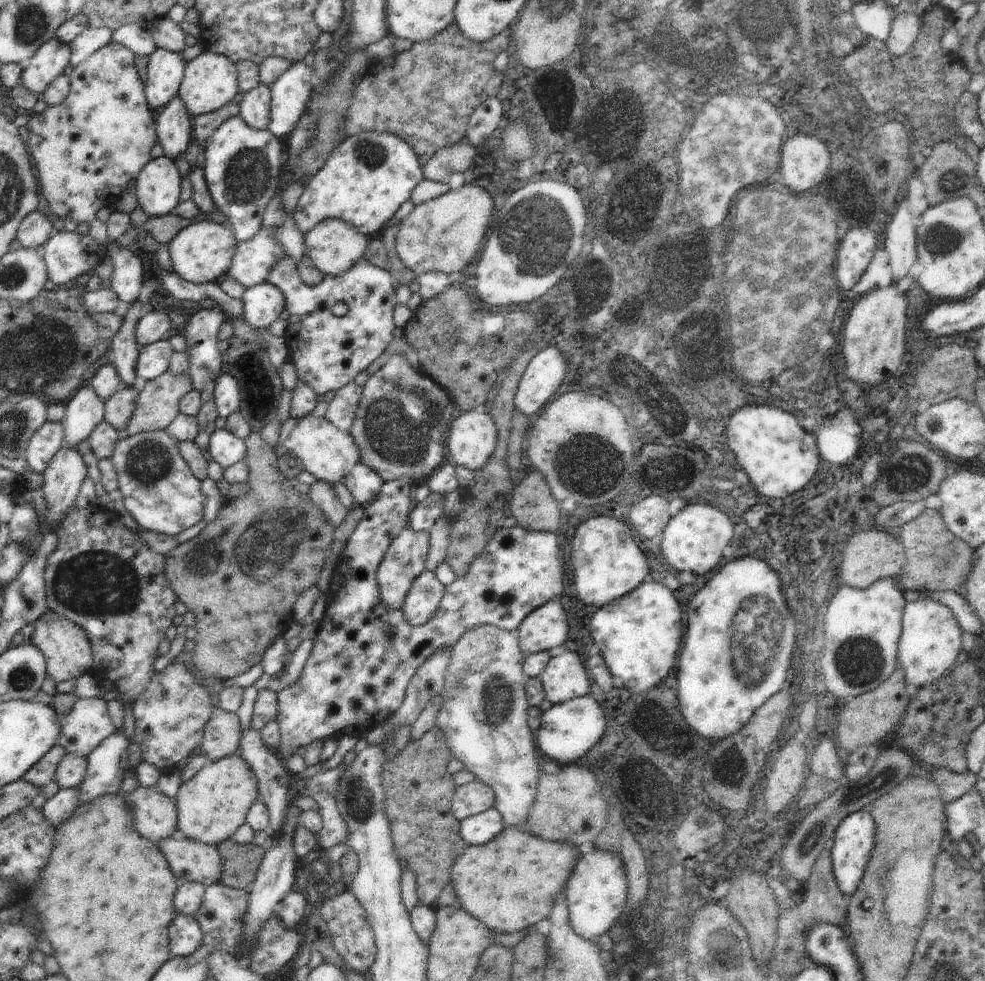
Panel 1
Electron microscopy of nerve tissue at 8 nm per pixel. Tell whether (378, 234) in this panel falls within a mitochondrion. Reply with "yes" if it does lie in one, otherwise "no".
no

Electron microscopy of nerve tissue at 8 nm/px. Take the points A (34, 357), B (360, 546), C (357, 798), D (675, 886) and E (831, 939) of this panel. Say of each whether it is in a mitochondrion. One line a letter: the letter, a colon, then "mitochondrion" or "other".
A: mitochondrion
B: other
C: mitochondrion
D: mitochondrion
E: other

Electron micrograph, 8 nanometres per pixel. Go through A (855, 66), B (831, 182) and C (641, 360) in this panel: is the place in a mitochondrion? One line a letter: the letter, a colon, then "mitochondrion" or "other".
A: mitochondrion
B: other
C: mitochondrion

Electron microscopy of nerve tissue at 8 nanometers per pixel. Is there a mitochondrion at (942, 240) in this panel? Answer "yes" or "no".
yes

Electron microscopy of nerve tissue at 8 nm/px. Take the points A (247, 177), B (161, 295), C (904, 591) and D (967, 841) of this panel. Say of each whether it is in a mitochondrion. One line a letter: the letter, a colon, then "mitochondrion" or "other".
A: mitochondrion
B: other
C: other
D: mitochondrion

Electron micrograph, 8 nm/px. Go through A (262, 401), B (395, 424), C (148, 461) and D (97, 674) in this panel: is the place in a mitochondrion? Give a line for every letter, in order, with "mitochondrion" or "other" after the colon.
A: other
B: mitochondrion
C: mitochondrion
D: other

